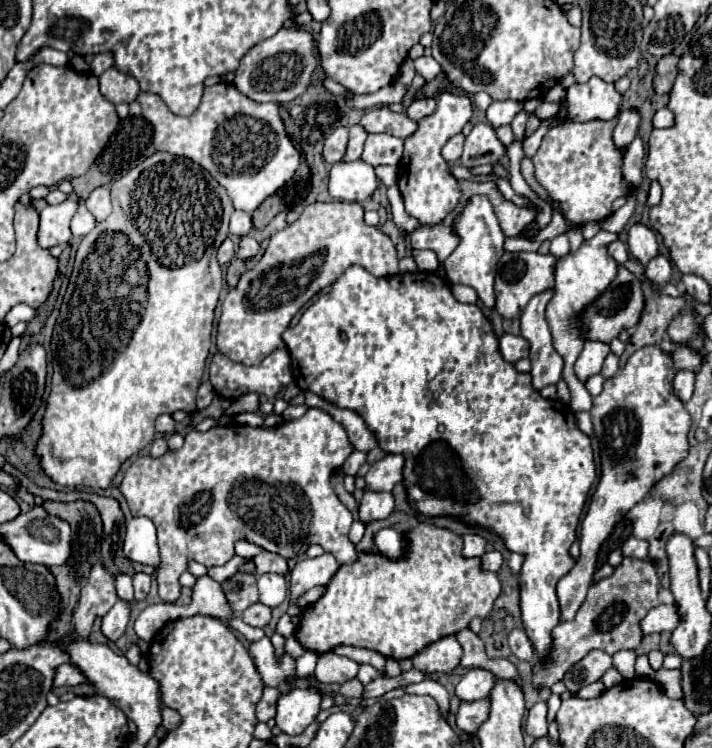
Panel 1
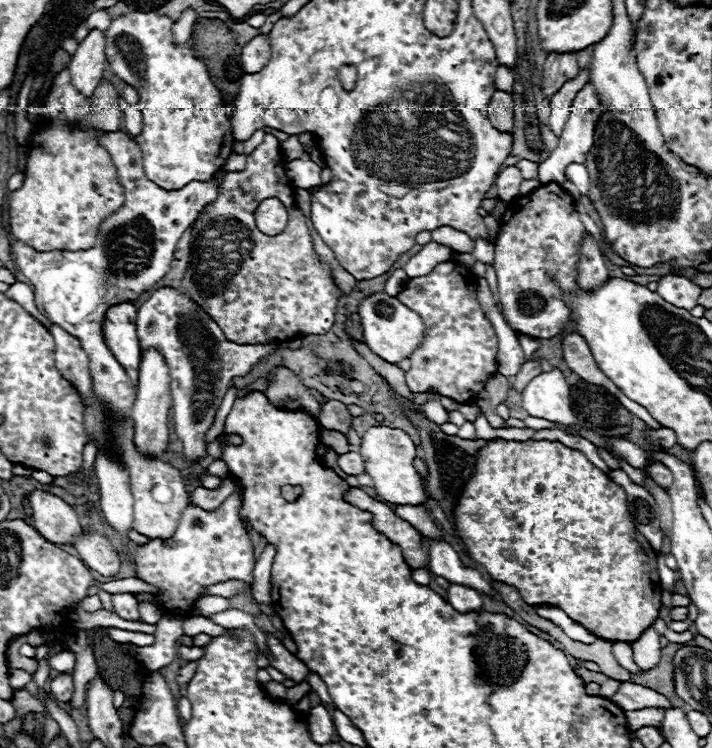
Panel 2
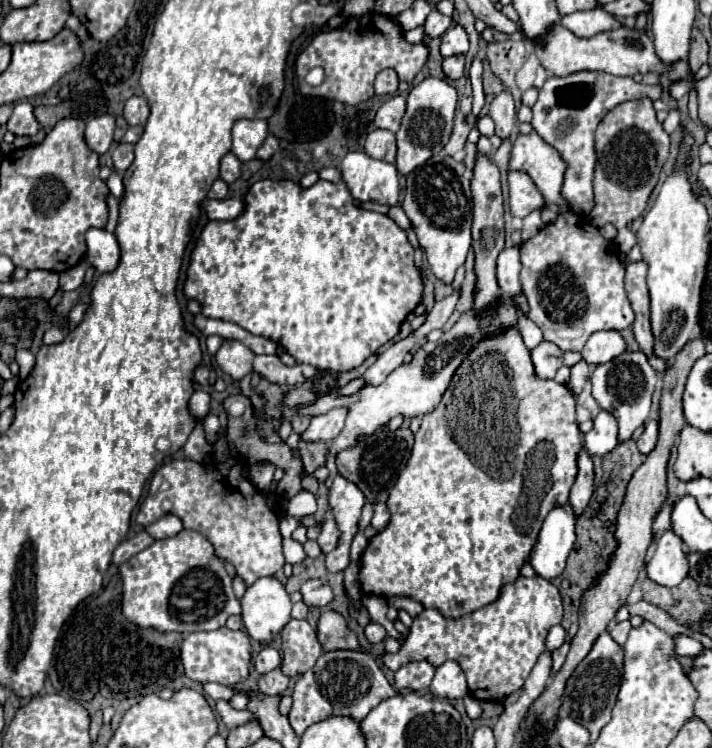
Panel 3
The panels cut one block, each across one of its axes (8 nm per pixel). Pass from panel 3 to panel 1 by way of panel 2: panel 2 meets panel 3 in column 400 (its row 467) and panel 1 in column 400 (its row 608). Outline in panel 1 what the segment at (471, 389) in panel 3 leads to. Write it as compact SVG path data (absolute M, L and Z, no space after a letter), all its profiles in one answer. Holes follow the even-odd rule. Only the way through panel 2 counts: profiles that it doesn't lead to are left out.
M422 524L416 526L406 540L408 552L402 562L388 560L380 554L360 552L356 564L344 564L338 568L338 572L326 586L324 596L304 610L302 624L296 630L296 638L300 640L300 644L304 644L304 648L316 654L324 654L340 644L350 644L376 650L386 658L404 660L412 658L428 644L456 634L460 628L466 628L472 618L478 616L484 620L490 616L492 604L500 594L500 580L494 572L484 572L480 568L480 558L462 558L460 536L450 530Z

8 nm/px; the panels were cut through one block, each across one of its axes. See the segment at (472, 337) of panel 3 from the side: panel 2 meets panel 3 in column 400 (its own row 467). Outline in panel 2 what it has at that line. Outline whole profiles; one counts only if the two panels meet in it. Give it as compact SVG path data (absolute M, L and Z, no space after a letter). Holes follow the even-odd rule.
M372 426L364 432L362 442L360 442L360 456L364 460L366 472L374 482L374 490L378 494L378 498L382 498L382 502L388 504L422 504L426 502L426 486L424 480L420 478L420 474L416 472L412 460L416 458L416 444L412 442L412 438L396 428L388 428L388 426Z

